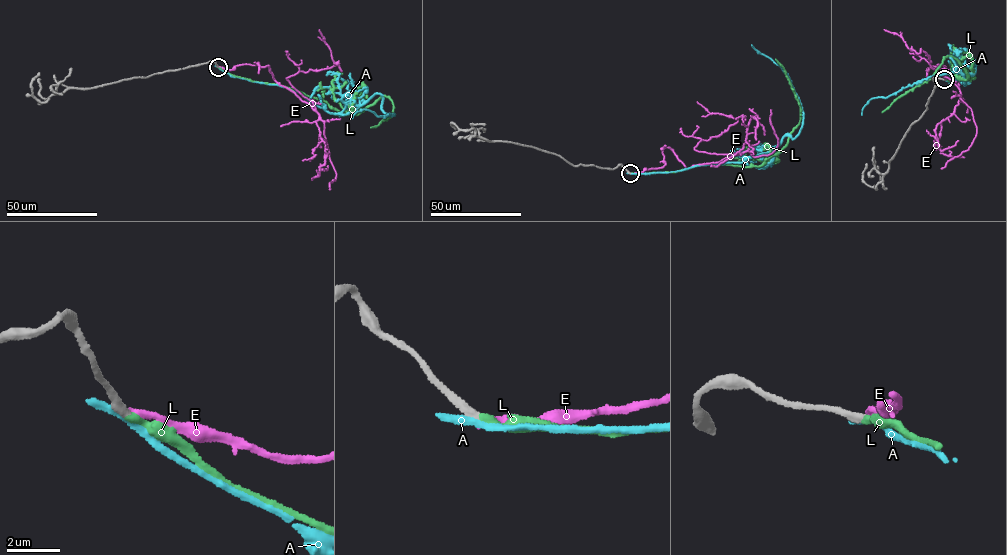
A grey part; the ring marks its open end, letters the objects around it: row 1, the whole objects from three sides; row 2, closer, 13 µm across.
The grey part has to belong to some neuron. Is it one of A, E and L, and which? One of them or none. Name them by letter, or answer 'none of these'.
L

